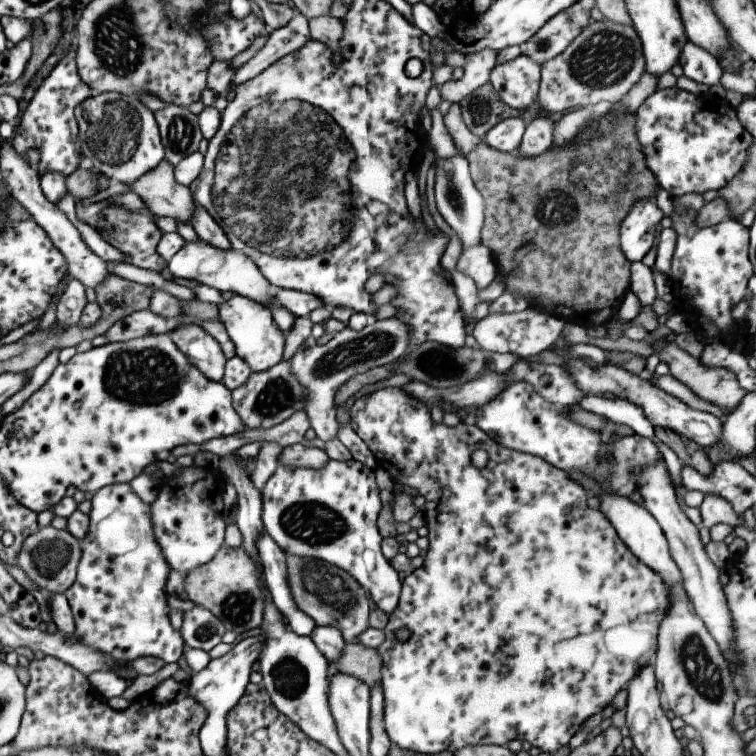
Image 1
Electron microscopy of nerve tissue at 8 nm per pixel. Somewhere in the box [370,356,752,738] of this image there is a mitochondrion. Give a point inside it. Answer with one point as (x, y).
(702, 674)

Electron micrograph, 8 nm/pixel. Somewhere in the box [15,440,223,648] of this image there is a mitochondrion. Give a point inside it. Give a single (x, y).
(49, 558)

